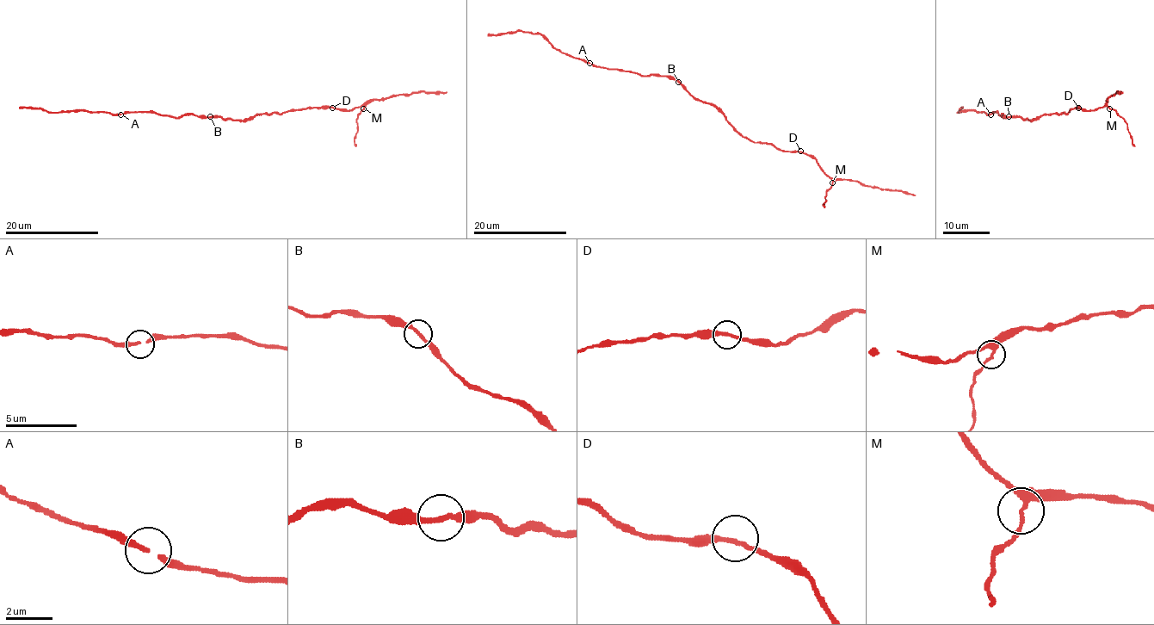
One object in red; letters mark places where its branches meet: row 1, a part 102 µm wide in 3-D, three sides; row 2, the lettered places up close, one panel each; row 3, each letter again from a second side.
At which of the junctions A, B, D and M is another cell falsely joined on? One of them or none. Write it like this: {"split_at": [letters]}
{"split_at": []}

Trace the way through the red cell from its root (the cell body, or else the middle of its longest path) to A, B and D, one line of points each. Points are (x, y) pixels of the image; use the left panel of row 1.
A: (239, 120), (193, 114), (174, 118), (152, 112), (120, 114)
B: (239, 120), (210, 116)
D: (239, 120), (249, 120), (256, 114), (264, 113), (332, 108)

